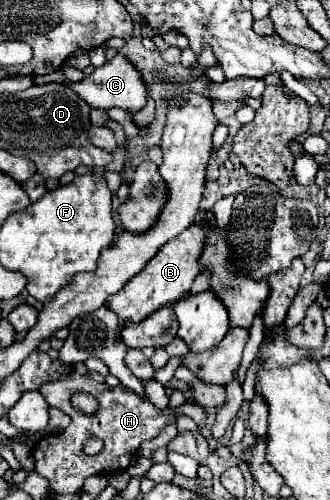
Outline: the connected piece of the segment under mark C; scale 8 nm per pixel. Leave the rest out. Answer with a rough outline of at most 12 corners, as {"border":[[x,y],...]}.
{"border":[[121,53],[81,83],[62,70],[33,84],[65,84],[91,107],[145,107],[145,81]]}

